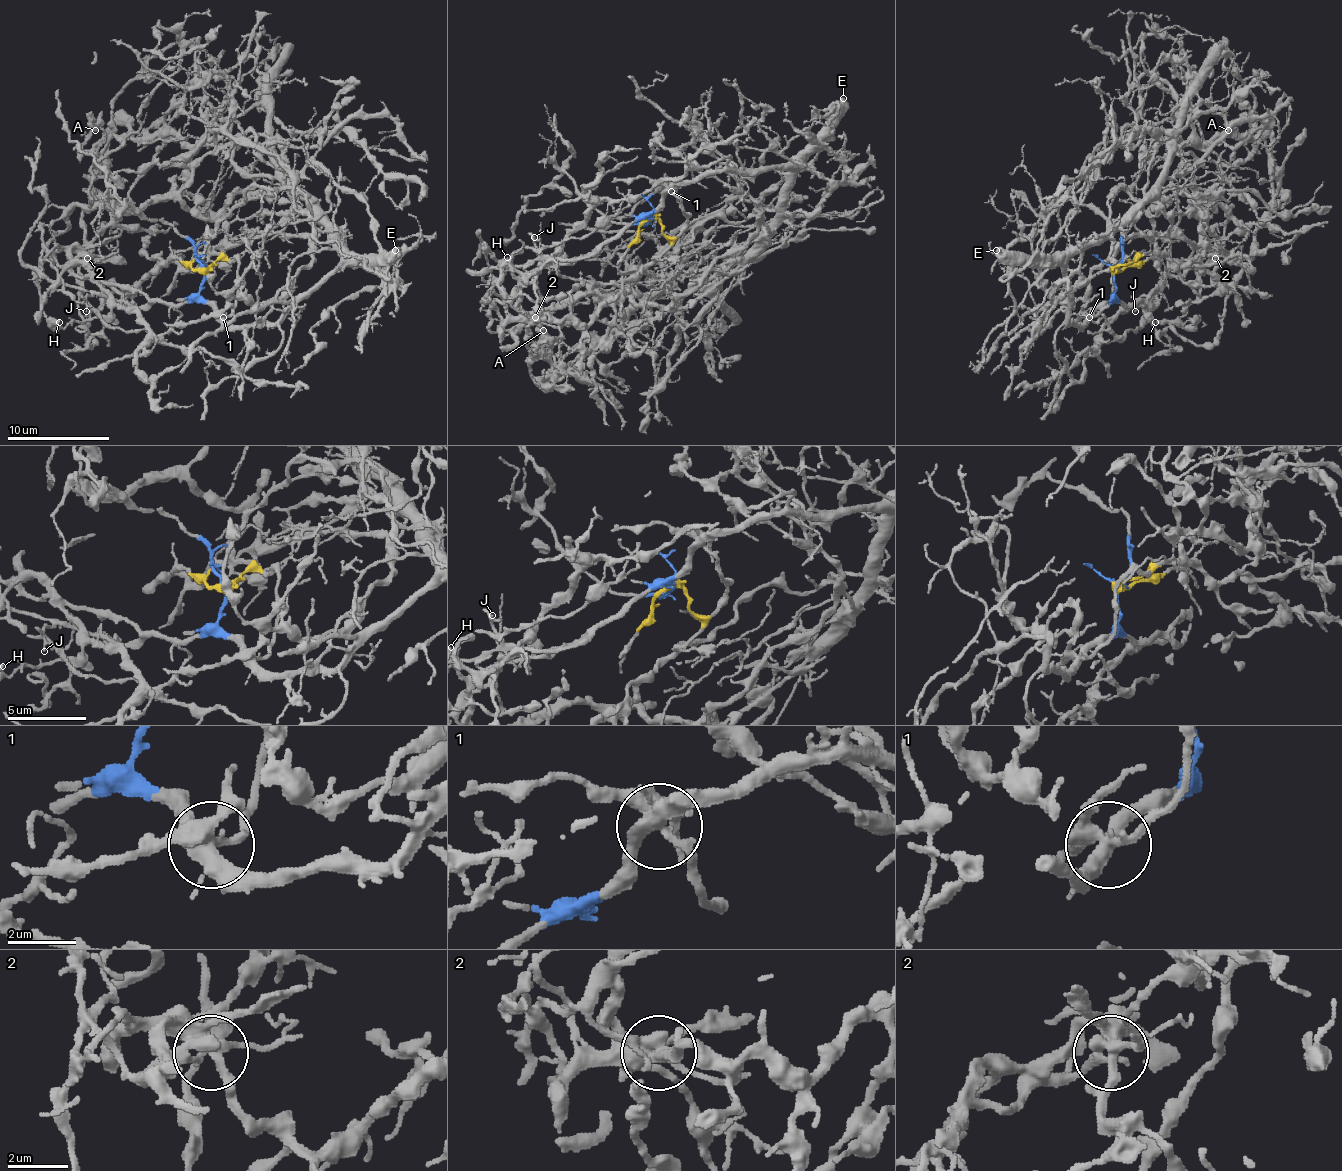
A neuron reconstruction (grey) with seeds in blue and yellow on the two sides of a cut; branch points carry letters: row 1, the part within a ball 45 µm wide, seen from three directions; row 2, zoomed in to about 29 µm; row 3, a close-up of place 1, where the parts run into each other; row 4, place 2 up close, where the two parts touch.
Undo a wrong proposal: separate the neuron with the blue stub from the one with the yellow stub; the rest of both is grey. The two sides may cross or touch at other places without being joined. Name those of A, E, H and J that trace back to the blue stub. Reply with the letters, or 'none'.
E, J

